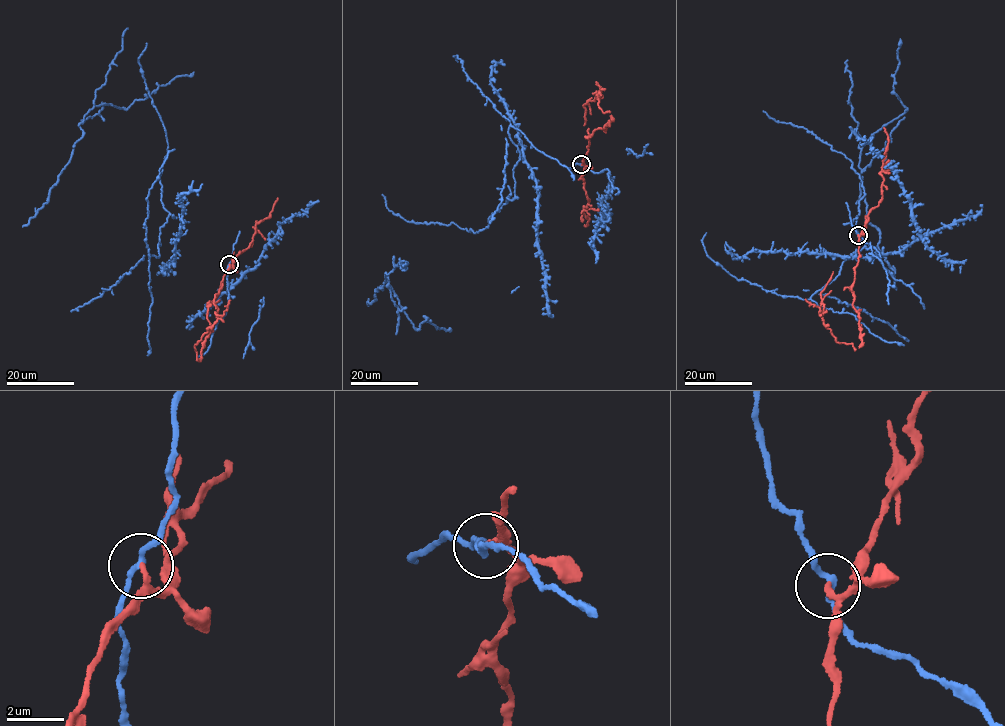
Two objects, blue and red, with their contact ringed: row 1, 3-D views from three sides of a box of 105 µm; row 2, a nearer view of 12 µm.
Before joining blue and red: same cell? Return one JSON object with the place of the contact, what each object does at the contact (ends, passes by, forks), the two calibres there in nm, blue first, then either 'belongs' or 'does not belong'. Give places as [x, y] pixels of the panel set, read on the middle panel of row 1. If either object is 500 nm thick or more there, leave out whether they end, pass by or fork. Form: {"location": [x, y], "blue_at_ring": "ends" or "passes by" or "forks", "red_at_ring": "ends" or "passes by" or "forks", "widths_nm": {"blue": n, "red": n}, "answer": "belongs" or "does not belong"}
{"location": [581, 164], "blue_at_ring": "passes by", "red_at_ring": "passes by", "widths_nm": {"blue": 200, "red": 140}, "answer": "does not belong"}

